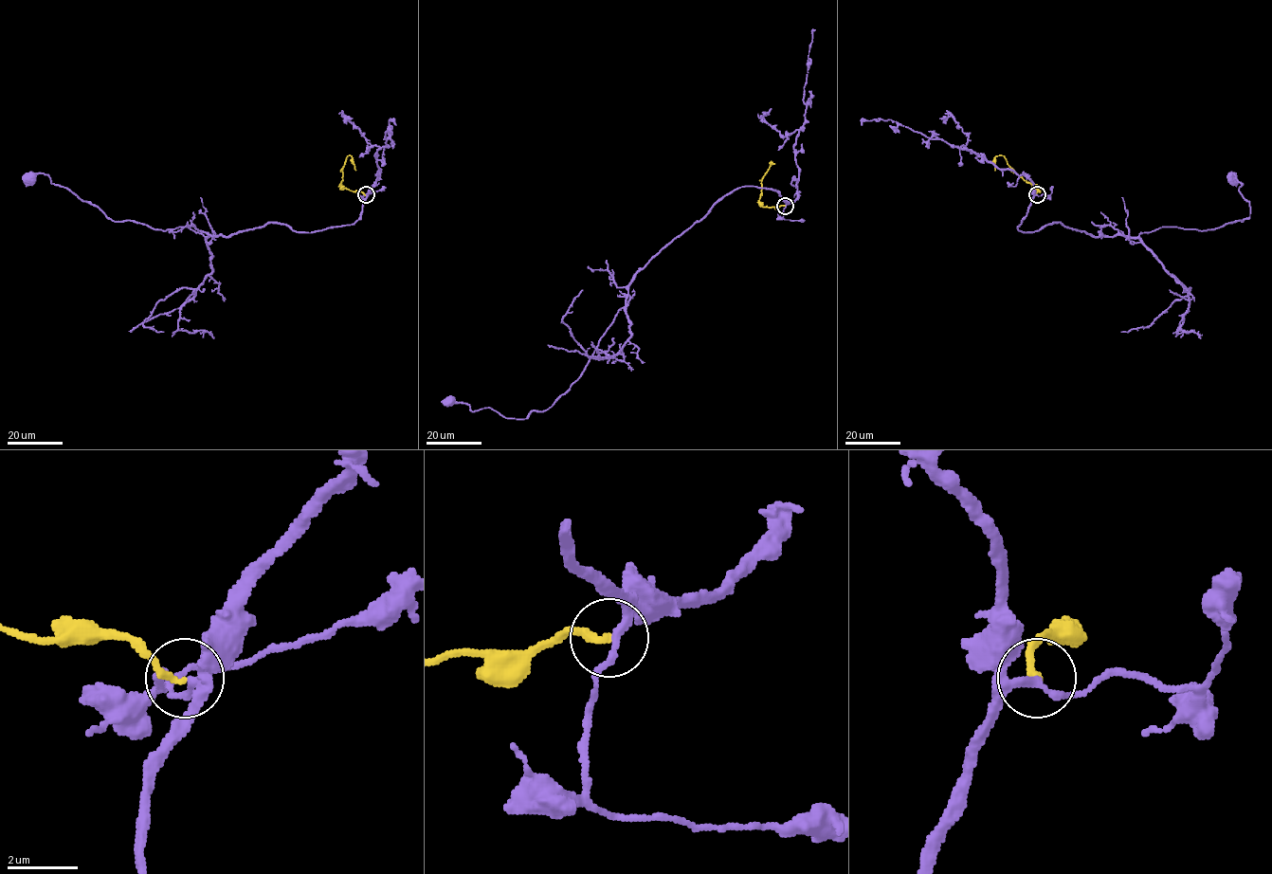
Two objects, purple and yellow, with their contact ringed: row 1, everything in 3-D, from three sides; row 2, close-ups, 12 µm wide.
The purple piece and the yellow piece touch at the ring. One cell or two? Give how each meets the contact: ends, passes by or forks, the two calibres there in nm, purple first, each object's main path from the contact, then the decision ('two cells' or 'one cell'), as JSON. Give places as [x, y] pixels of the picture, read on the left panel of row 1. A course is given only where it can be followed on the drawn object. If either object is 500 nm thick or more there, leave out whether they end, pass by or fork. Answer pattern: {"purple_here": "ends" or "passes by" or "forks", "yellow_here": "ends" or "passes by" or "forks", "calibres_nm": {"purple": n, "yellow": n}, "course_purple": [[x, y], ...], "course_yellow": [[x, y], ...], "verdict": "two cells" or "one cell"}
{"purple_here": "passes by", "yellow_here": "ends", "calibres_nm": {"purple": 200, "yellow": 200}, "course_purple": [[366, 194], [354, 224], [303, 232], [268, 222], [207, 237], [114, 222], [47, 175], [29, 177]], "course_yellow": [[366, 194], [340, 185], [342, 167], [348, 155], [352, 156], [355, 170]], "verdict": "one cell"}

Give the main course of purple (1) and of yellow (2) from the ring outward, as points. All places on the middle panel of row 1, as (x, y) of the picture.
1: (785, 206), (772, 189), (743, 186), (666, 244), (636, 274), (582, 374), (547, 409), (509, 419), (448, 399)
2: (785, 206), (765, 207), (759, 201), (761, 180), (771, 164), (774, 163)

